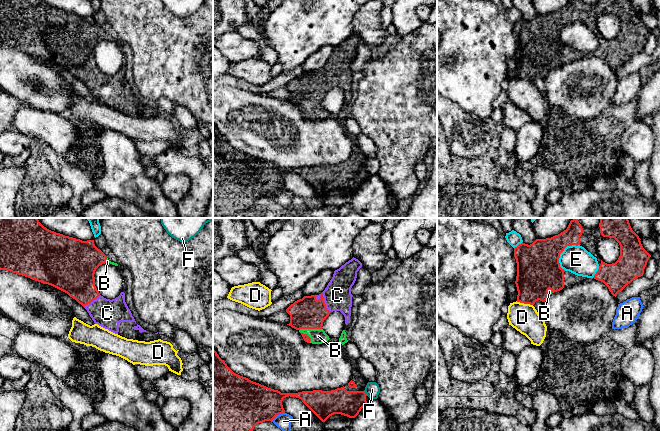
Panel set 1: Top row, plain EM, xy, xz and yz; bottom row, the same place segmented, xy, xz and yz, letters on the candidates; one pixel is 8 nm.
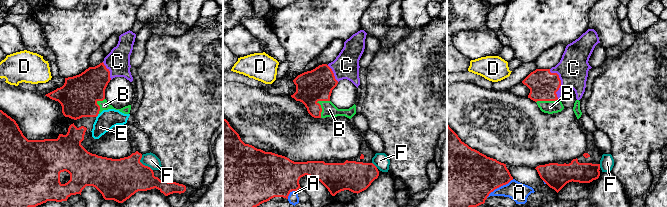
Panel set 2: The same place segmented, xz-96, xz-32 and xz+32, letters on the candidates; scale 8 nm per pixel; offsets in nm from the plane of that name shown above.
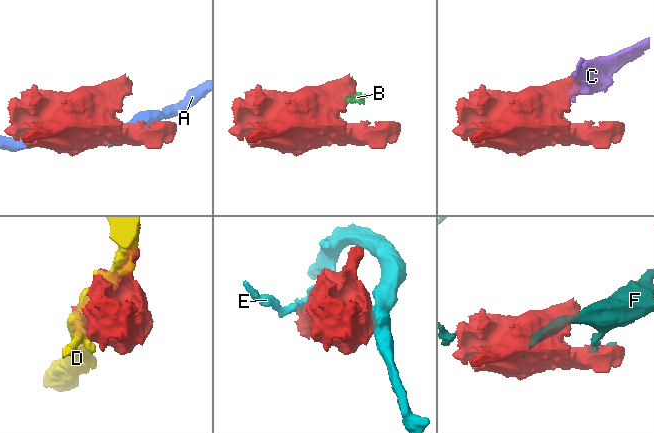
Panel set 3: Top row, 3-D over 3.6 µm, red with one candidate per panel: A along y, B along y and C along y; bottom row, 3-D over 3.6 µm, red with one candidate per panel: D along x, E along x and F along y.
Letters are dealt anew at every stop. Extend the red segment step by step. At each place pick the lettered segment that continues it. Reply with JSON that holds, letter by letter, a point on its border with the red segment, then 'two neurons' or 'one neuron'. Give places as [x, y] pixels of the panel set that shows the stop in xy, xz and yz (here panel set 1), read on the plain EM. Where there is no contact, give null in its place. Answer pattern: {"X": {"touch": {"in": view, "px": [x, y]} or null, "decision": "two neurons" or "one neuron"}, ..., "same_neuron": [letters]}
{"A": {"touch": {"in": "xz", "px": [277, 190]}, "decision": "two neurons"}, "B": {"touch": {"in": "xz", "px": [310, 104]}, "decision": "one neuron"}, "C": {"touch": {"in": "xz", "px": [323, 74]}, "decision": "one neuron"}, "D": {"touch": {"in": "yz", "px": [524, 79]}, "decision": "two neurons"}, "E": {"touch": {"in": "yz", "px": [562, 27]}, "decision": "two neurons"}, "F": {"touch": {"in": "xz", "px": [365, 169]}, "decision": "two neurons"}, "same_neuron": ["B", "C"]}

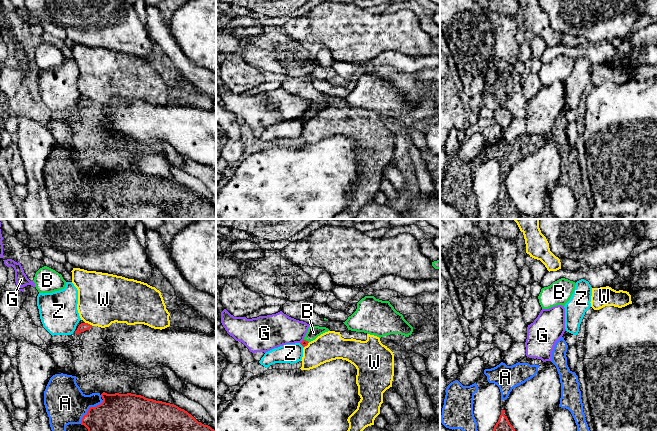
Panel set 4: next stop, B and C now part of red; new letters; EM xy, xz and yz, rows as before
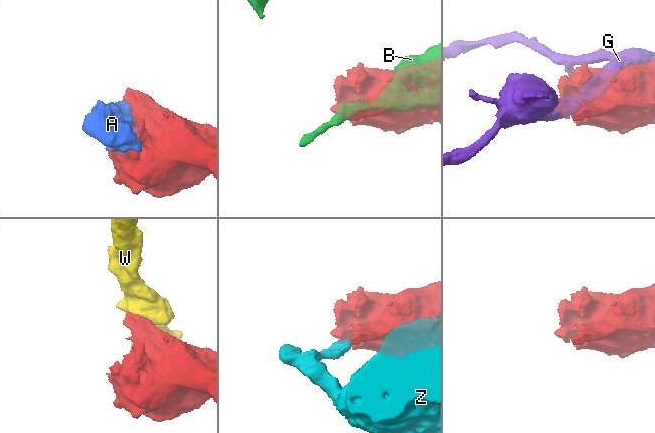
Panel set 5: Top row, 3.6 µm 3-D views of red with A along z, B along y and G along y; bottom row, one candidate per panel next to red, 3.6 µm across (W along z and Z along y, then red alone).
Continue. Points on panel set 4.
{"A": {"touch": {"in": "xy", "px": [89, 185]}, "decision": "one neuron"}, "B": {"touch": {"in": "xz", "px": [305, 116]}, "decision": "two neurons"}, "G": {"touch": {"in": "xz", "px": [302, 117]}, "decision": "two neurons"}, "W": {"touch": {"in": "xy", "px": [89, 100]}, "decision": "two neurons"}, "Z": {"touch": {"in": "xz", "px": [301, 120]}, "decision": "two neurons"}, "same_neuron": ["A"]}

